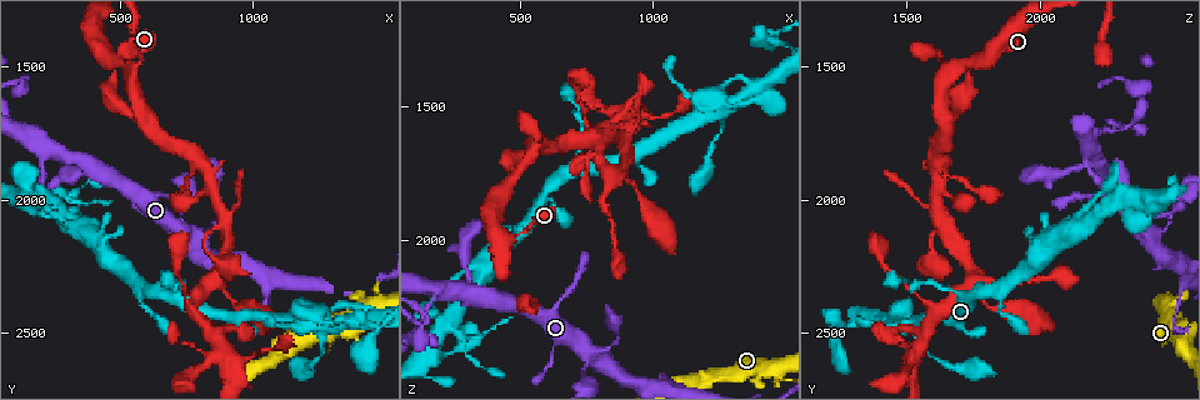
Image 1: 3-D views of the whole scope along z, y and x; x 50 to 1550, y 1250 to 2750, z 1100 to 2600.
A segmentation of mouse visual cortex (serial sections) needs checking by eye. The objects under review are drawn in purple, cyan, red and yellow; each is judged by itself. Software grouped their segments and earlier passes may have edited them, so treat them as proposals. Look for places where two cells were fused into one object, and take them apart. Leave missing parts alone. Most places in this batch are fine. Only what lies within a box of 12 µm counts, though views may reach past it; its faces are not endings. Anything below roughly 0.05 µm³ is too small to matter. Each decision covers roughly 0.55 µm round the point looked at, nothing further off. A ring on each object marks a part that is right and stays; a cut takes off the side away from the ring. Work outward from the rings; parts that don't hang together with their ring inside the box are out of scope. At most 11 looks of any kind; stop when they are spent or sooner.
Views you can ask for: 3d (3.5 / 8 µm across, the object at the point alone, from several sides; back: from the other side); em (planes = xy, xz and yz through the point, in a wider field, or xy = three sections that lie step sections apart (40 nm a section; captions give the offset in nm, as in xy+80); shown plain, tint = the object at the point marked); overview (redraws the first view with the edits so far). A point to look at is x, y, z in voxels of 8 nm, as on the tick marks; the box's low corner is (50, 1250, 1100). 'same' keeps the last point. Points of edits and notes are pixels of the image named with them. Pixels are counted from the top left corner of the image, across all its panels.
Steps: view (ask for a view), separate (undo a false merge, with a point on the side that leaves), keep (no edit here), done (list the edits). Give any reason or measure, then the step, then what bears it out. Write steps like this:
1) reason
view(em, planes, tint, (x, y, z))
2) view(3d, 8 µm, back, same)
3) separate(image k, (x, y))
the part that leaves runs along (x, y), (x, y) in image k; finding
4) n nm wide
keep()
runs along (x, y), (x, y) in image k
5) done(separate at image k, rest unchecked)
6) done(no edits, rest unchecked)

calibre changes
view(3d, 3.5 µm, (600, 2340, 1830))

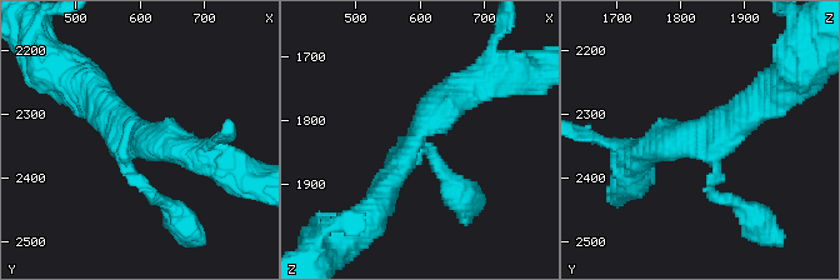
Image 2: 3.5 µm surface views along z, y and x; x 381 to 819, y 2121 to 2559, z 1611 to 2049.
3 arms; arms of 150, 350, 400 nm; now the EM
view(em, xy, step 2, tint, (600, 2335, 1825))

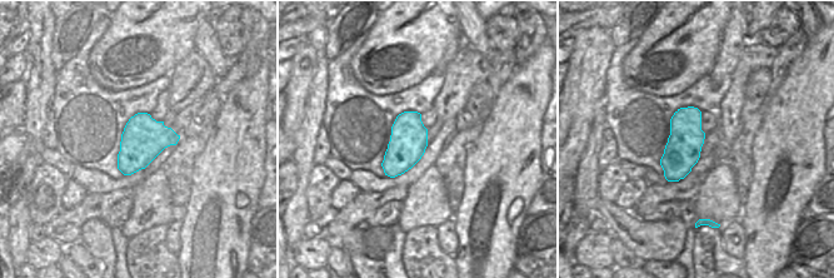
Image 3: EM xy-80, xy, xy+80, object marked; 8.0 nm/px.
keep()
runs along (480, 80), (423, 125), (384, 195) in image 2; one cell here

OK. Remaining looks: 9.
thin arm on a thick one
view(3d, 3.5 µm, (770, 2420, 1650))

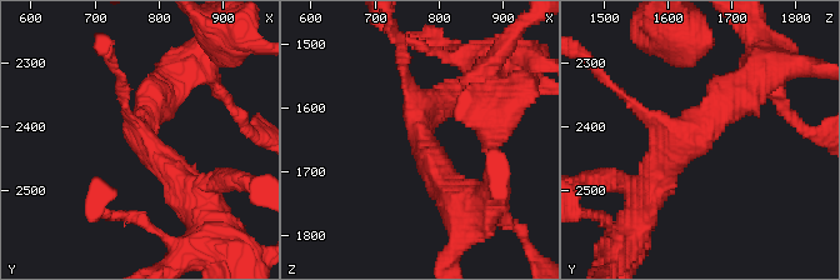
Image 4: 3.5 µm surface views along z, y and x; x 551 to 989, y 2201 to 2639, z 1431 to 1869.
3 arms; arms of 150, 350, 450 nm
view(em, xy, step 2, tint, (775, 2410, 1640))

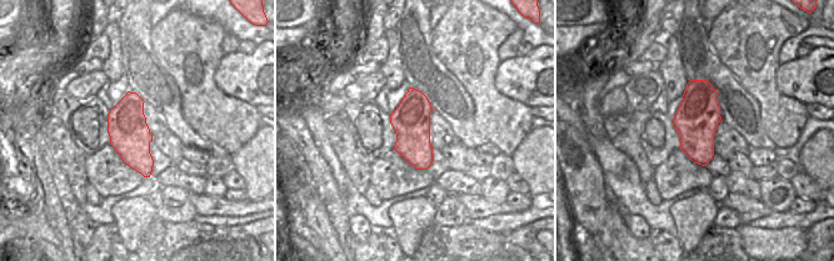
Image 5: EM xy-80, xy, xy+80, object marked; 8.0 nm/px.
cut it another way
view(em, planes, tint, same)

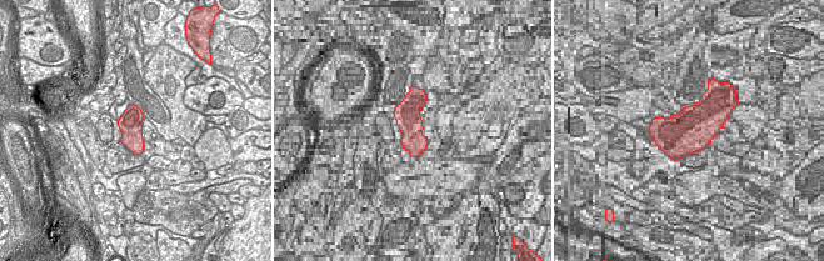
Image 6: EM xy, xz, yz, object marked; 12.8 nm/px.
keep()
runs along (753, 84), (663, 160), (650, 188) in image 4; one cell here

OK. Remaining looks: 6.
four-way junction
view(3d, 3.5 µm, back, (780, 2140, 2410))

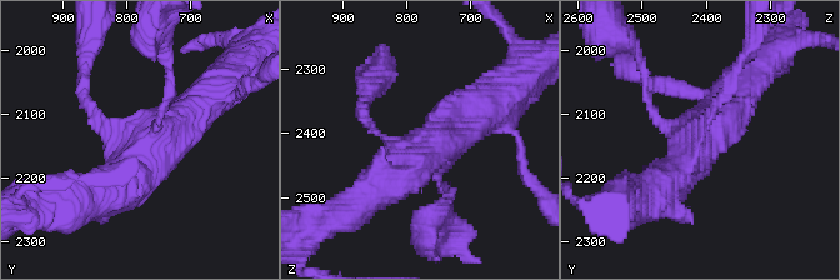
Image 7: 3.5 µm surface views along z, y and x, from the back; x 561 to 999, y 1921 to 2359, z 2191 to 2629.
4 arms; arms of 100, 100, 500, 500 nm
view(em, xy, step 1, tint, (795, 2130, 2420))

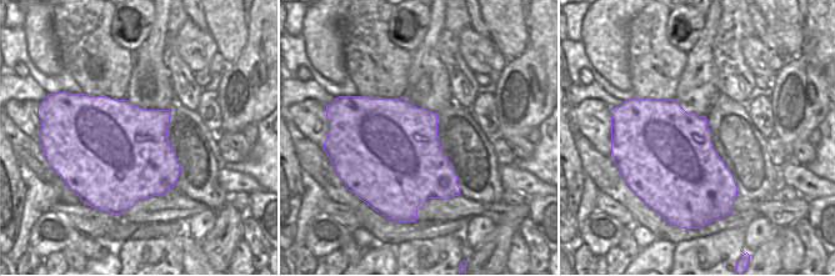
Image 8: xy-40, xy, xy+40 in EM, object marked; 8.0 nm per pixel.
keep()
runs along (209, 94), (125, 179), (98, 194) in image 7; continuous, no second cell

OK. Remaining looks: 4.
sudden change in width
view(3d, 3.5 µm, (1470, 2380, 2490))

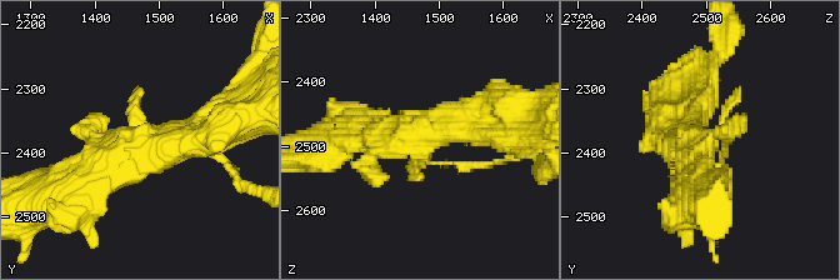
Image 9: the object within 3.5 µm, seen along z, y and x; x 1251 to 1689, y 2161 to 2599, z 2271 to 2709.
need the tissue
view(em, xy, step 2, tint, (1470, 2385, 2480))

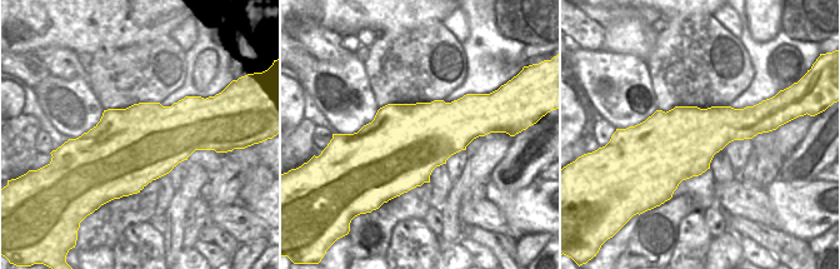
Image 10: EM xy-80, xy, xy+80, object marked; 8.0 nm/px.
keep()
runs along (63, 209), (189, 118) in image 9; all the same cell

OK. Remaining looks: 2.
done(no edits, rest unchecked)

